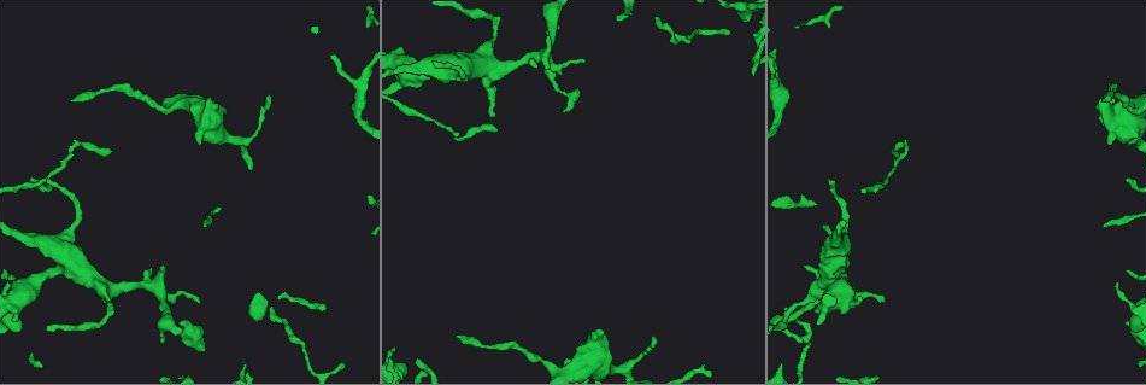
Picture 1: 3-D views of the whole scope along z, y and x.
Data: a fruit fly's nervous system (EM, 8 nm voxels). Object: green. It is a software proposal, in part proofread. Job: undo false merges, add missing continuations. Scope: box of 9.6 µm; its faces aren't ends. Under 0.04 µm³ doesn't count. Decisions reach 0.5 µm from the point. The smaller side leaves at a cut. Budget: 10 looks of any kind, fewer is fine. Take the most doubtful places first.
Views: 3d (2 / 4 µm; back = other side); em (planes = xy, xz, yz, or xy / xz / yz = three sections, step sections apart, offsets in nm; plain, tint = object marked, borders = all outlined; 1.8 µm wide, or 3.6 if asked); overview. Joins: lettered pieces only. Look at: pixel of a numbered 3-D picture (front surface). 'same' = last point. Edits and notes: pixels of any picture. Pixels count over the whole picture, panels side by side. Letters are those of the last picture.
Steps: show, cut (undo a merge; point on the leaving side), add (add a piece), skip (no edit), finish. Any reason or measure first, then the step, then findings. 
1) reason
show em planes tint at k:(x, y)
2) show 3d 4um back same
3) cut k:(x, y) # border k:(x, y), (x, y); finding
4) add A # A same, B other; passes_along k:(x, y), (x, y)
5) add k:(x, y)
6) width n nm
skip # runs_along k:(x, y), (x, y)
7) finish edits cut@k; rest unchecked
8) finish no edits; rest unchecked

thin end
show 3d 2um at 1:(458, 335)

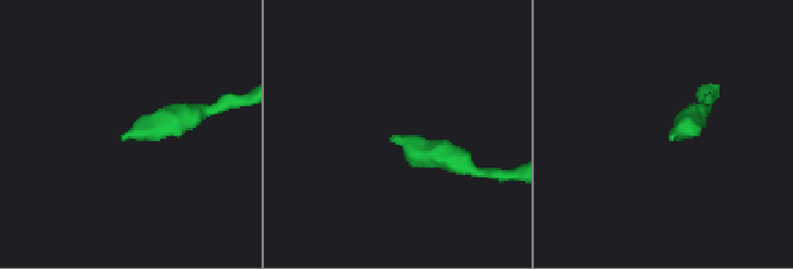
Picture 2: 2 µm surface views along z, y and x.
now the EM
show em planes borders at 2:(393, 135)

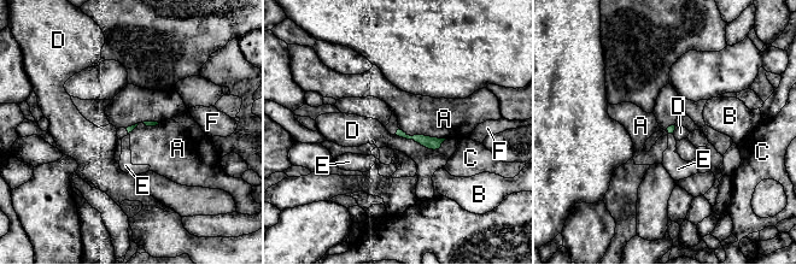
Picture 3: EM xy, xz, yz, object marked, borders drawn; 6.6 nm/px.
skip # A other, B other, C other, D other, E other, F other; runs_along 3:(399, 133), (428, 142), (439, 142); no lettered piece goes on from it

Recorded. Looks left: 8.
thin end
show 3d 4um at 1:(271, 99)

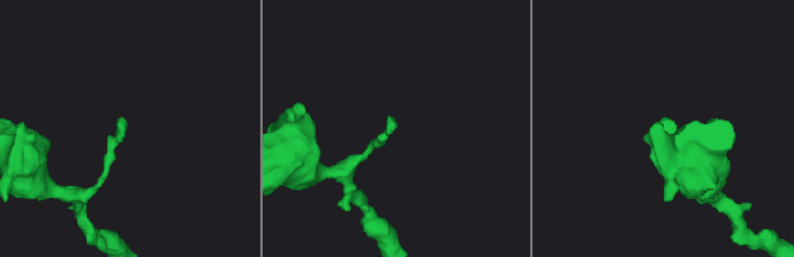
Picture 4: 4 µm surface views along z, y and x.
need the tissue
show em xz step 8 borders at 4:(660, 122)

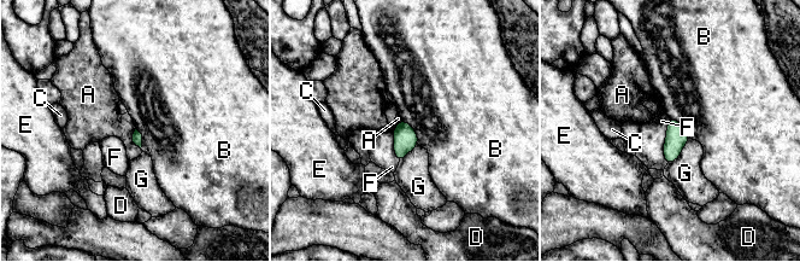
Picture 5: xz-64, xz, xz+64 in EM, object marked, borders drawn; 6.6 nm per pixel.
another direction
show em planes borders same

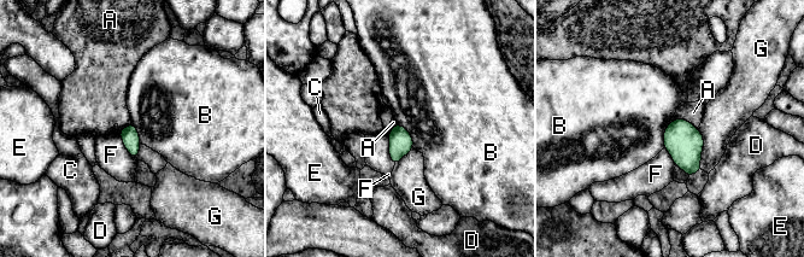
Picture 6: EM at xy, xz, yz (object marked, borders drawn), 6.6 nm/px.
width 120 nm
skip # A other, B other, C other, D other, E other, F other, G other; border 6:(397, 122), (410, 134), (414, 147); no lettered piece goes on from it

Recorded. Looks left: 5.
branch stops here
show em 3.6um planes borders at 1:(198, 144)

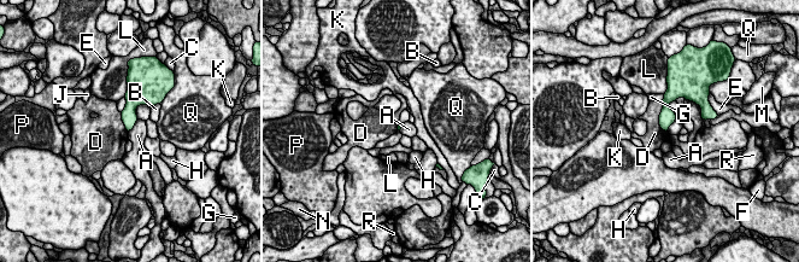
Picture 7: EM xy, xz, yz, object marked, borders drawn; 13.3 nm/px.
skip # A other, B other, C other, D other, E other, F other, G other, H other, J other, K other, L other, M other, N other, P other, Q other, R other; border 7:(662, 102), (659, 126), (667, 132); no lettered piece goes on from it

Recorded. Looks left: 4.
show 3d 2um at 1:(881, 302)

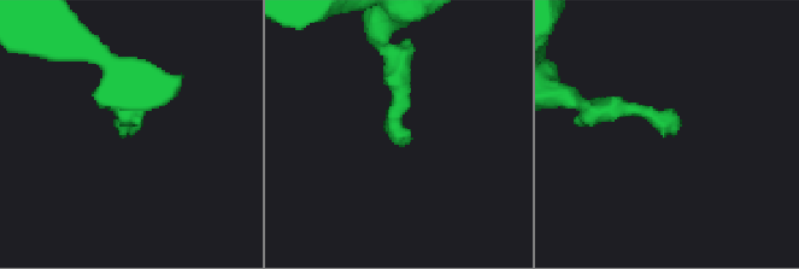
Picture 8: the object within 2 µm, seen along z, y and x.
show em xz step 4 tint at 8:(410, 139)

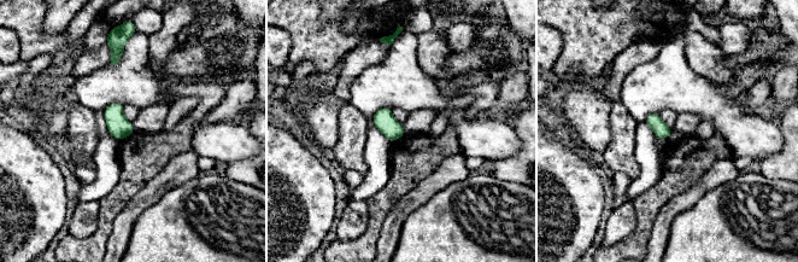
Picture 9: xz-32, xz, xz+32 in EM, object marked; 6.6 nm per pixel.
show em yz step 16 borders same

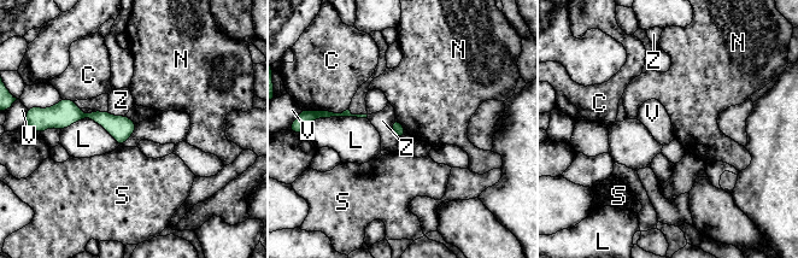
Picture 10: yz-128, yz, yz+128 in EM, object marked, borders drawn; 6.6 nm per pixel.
skip # C other, L other, N other, S other, V other, Z other; runs_along 10:(64, 119), (98, 116), (131, 128); none of them fits

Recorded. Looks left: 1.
finish no edits; rest unchecked

